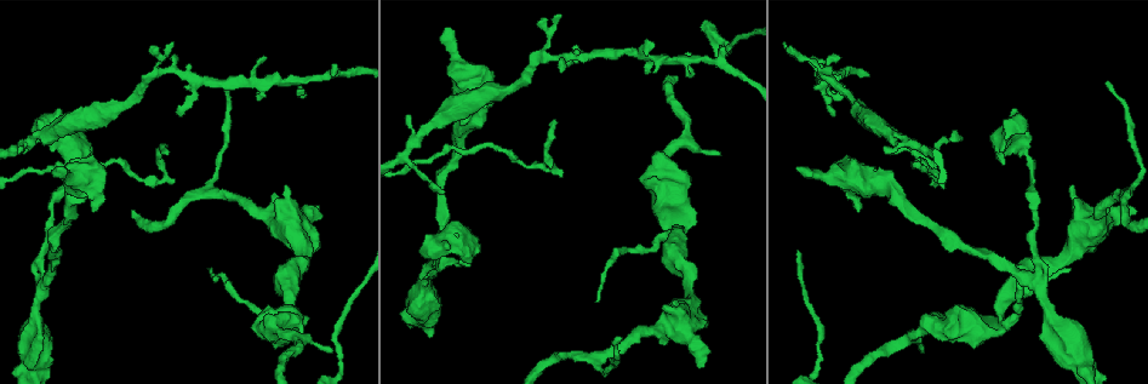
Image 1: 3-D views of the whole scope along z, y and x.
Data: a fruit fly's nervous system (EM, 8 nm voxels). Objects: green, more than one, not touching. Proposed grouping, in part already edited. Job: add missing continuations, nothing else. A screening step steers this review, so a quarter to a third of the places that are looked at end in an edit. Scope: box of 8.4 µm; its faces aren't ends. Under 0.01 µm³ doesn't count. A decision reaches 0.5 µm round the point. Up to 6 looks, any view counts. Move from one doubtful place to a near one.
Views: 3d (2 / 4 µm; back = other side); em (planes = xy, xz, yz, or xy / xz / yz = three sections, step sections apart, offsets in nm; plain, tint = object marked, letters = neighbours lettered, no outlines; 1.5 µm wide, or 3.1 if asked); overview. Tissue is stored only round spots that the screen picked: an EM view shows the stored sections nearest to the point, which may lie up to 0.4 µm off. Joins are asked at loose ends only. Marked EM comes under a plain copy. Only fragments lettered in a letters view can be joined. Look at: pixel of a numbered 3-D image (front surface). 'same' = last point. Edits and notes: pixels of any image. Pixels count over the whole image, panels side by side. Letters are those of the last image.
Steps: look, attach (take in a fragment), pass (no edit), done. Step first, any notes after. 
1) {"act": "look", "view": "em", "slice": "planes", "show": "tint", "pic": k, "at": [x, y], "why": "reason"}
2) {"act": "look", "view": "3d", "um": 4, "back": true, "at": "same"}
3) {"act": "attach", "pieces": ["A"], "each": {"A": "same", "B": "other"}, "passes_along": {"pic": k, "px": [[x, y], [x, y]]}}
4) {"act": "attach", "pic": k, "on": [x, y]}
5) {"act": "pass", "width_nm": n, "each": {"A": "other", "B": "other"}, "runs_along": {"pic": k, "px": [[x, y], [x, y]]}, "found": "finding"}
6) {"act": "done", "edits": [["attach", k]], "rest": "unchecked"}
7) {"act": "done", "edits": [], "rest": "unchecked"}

{"act": "look", "view": "3d", "um": 2, "pic": 1, "at": [1107, 80], "why": "long arm stops here"}

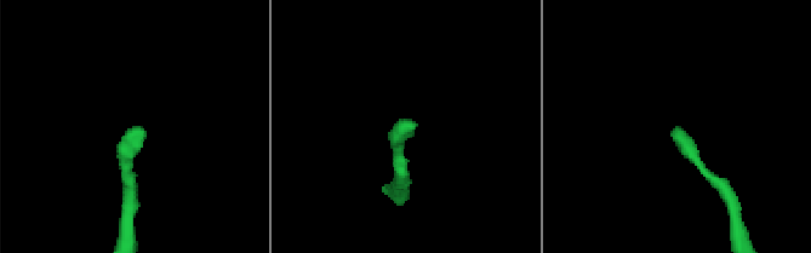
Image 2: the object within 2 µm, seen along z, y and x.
{"act": "look", "view": "em", "slice": "planes", "show": "letters", "pic": 2, "at": [138, 131]}

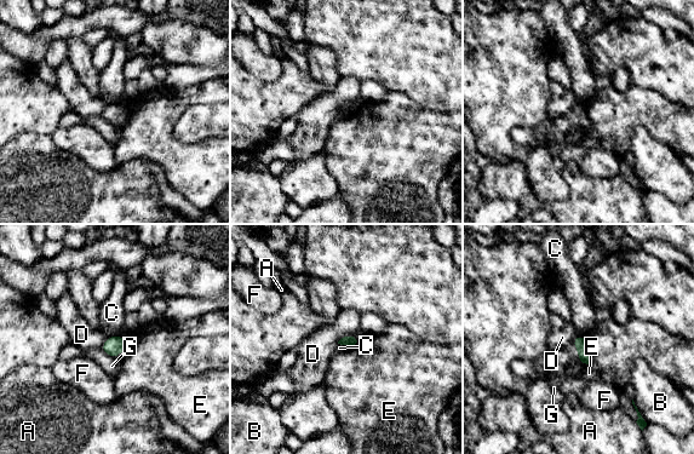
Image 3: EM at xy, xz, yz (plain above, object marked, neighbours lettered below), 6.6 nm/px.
{"act": "pass", "each": {"A": "other", "B": "other", "C": "other", "D": "other", "E": "other", "F": "other", "G": "other"}, "border": {"pic": 3, "px": [[356, 339], [343, 337], [337, 343]]}, "found": "no lettered fragment goes on from it"}

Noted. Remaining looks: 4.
{"act": "look", "view": "3d", "um": 4, "pic": 1, "at": [429, 237]}

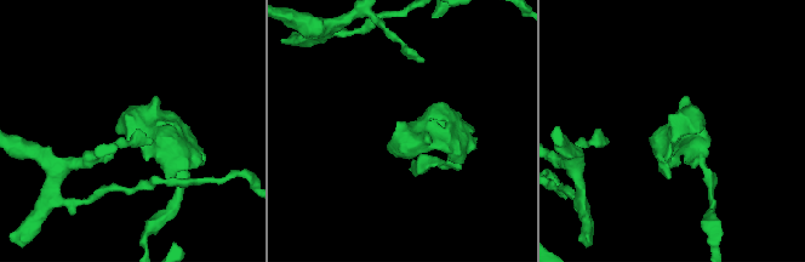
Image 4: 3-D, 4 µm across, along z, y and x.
{"act": "look", "view": "em", "slice": "planes", "show": "letters", "pic": 4, "at": [404, 126]}

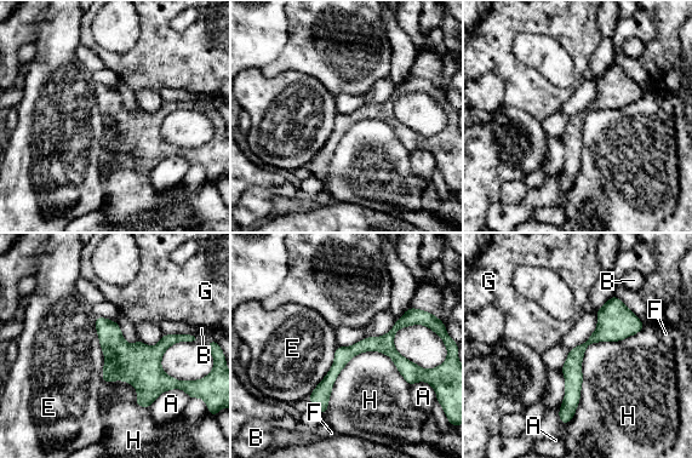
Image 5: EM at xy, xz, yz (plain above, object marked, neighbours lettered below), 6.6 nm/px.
{"act": "pass", "longest_contact_nm": ["H", 850], "each": {"A": "other", "B": "other", "E": "other", "F": "other", "G": "other", "H": "other"}, "border": {"pic": 5, "px": [[644, 324], [587, 348], [564, 424]]}, "found": "no lettered fragment goes on from it"}

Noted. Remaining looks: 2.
{"act": "look", "view": "em", "slice": "planes", "show": "letters", "pic": 1, "at": [886, 145], "why": "free end"}

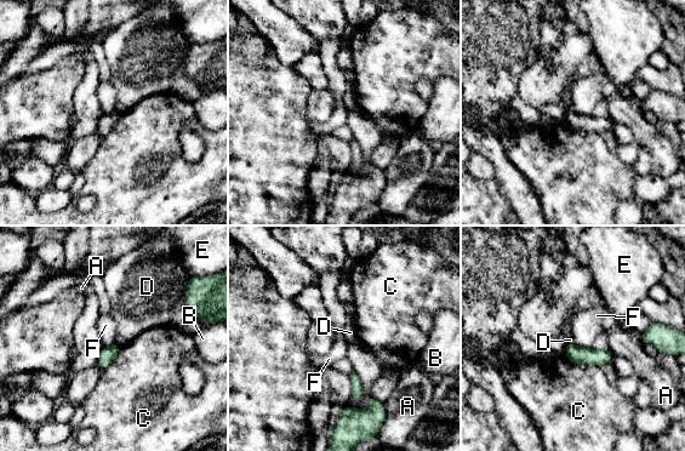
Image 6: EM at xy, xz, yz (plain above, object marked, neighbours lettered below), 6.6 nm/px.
{"act": "pass", "each": {"A": "other", "B": "other", "C": "other", "D": "other", "E": "other", "F": "other"}, "border": {"pic": 6, "px": [[571, 342], [593, 348]]}, "found": "no lettered fragment goes on from it"}

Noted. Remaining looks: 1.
{"act": "done", "edits": [], "rest": "unchecked"}

